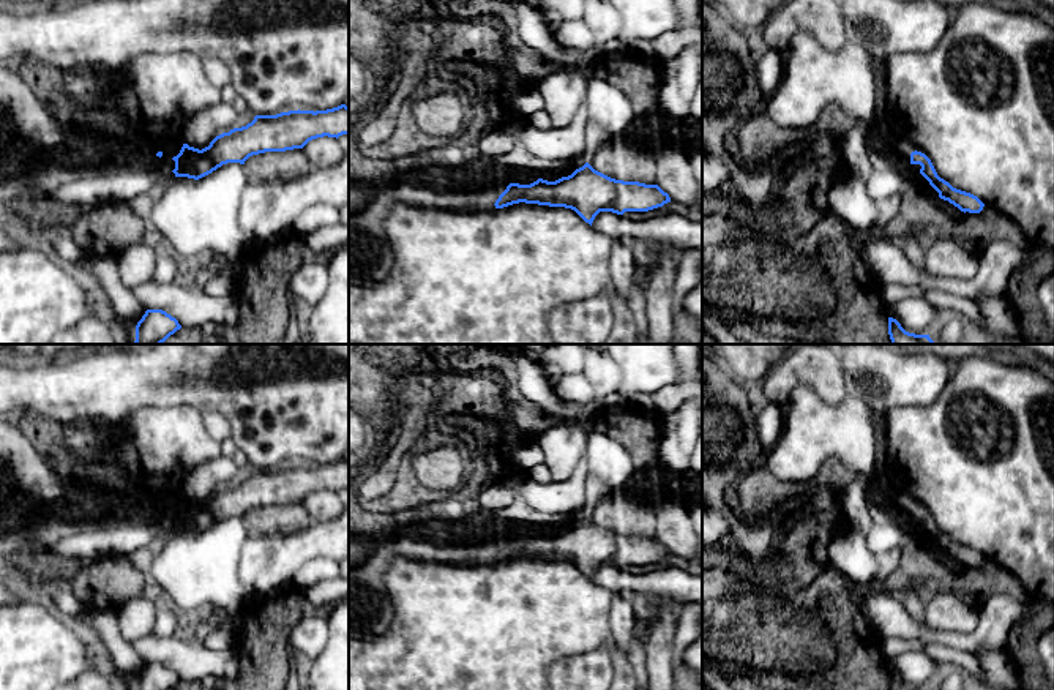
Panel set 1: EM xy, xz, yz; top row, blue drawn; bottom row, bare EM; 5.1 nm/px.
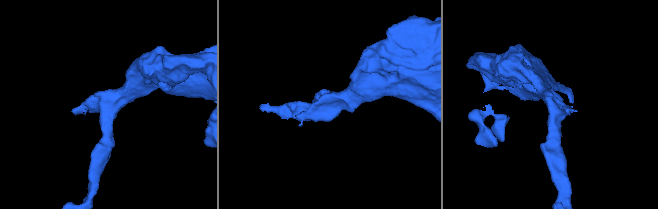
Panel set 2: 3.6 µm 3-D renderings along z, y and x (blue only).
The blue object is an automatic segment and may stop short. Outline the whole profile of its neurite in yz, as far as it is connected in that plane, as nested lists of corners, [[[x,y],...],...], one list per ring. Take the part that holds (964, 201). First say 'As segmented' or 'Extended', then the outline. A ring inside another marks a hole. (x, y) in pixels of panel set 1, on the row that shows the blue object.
Extended. [[[901,133],[893,134],[896,153],[899,158],[912,164],[929,185],[939,193],[939,197],[948,201],[961,212],[980,213],[985,204],[974,194],[953,188],[948,182],[940,178],[931,163],[931,159],[915,144],[912,144]]]

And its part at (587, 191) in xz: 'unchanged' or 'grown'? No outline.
grown

